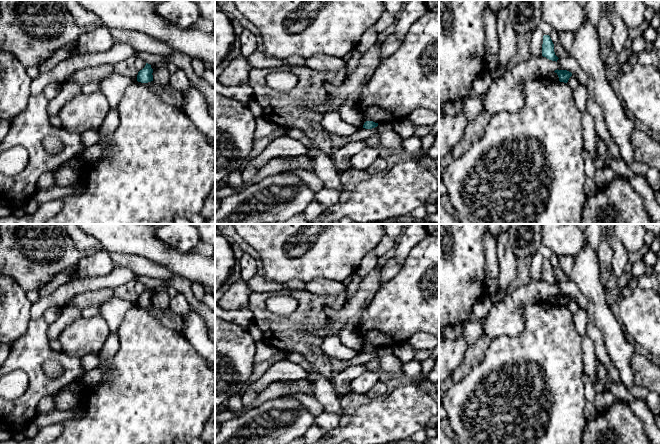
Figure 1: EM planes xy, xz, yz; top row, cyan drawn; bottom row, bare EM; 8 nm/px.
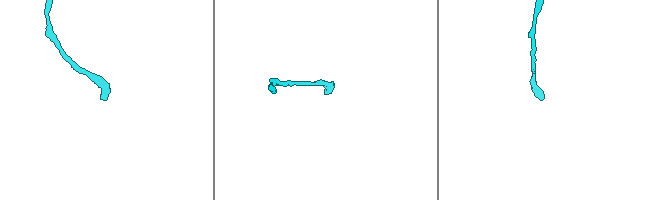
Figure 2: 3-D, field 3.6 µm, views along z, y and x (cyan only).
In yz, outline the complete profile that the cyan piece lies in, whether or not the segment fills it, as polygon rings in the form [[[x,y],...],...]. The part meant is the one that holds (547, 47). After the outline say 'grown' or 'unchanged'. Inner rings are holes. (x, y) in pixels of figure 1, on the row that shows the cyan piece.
[[[549,35],[543,36],[542,56],[549,60],[556,61],[559,59],[554,52],[554,44]]]; unchanged

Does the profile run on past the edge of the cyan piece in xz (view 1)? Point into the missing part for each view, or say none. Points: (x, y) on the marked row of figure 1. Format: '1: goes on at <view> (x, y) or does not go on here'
1: does not go on here

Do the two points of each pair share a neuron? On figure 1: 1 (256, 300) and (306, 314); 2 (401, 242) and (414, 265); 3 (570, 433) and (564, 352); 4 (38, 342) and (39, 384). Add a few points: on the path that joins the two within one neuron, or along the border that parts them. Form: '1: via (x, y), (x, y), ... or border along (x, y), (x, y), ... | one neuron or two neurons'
1: via (265, 314), (272, 321), (292, 321) | one neuron
2: border along (424, 237), (412, 248), (404, 262) | two neurons
3: via (564, 413), (564, 372) | one neuron
4: via (37, 352), (37, 374) | one neuron

